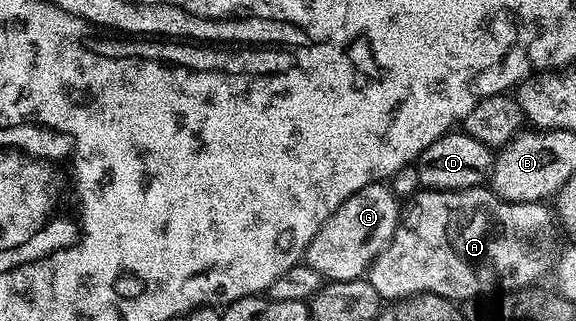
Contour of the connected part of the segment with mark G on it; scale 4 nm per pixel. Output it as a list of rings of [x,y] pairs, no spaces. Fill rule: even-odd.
[[[377,183],[362,187],[346,203],[322,223],[322,227],[303,253],[308,268],[318,271],[325,282],[355,281],[363,278],[366,266],[377,252],[387,245],[394,235],[396,223],[400,220],[401,206],[387,184]]]

